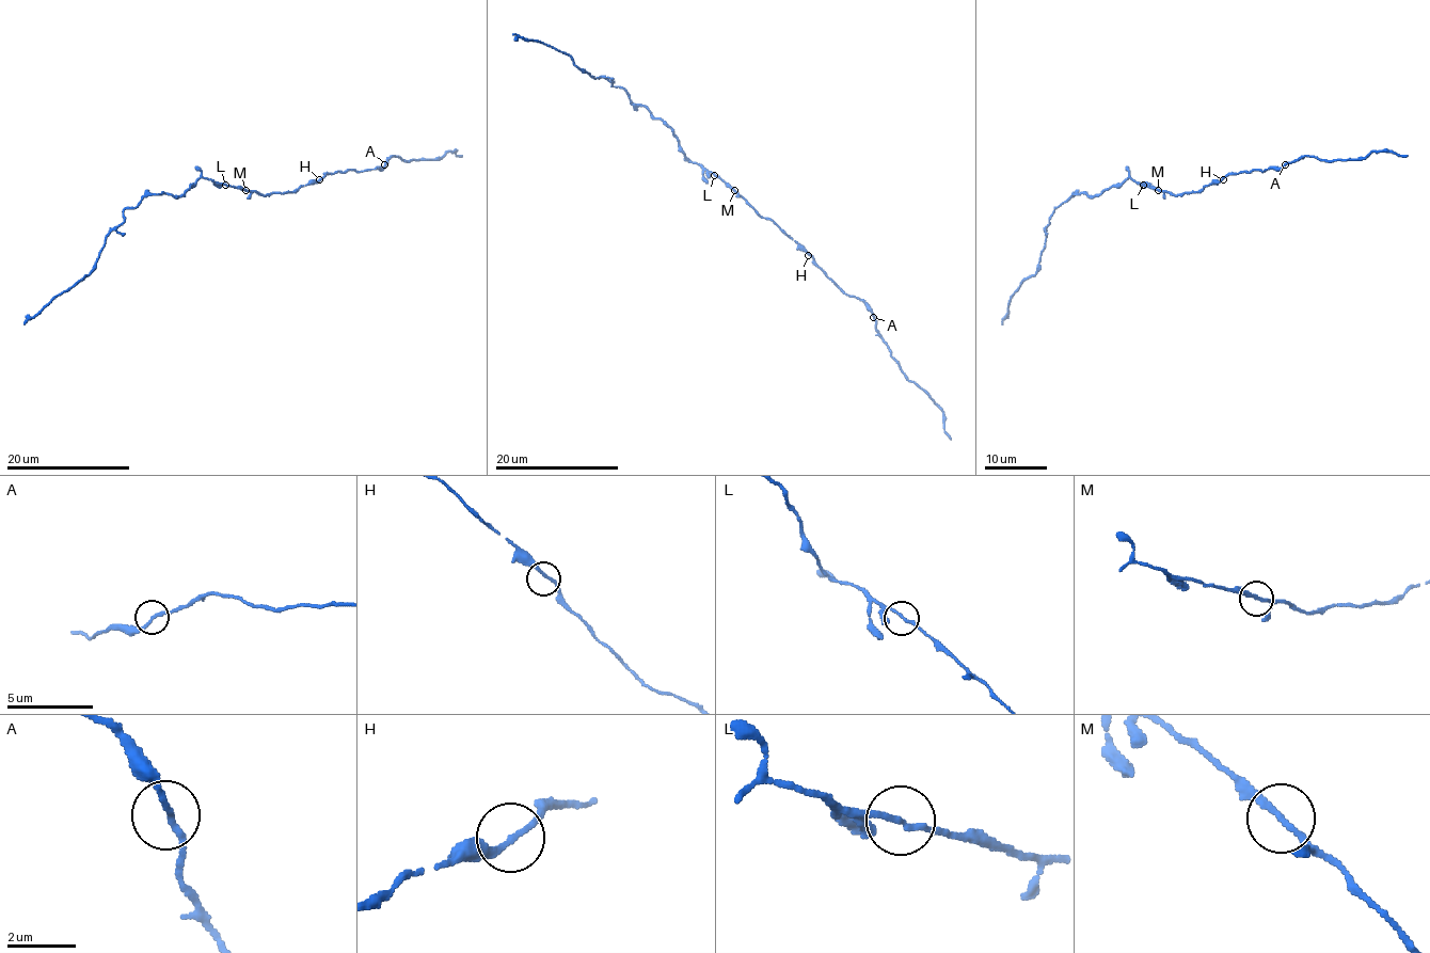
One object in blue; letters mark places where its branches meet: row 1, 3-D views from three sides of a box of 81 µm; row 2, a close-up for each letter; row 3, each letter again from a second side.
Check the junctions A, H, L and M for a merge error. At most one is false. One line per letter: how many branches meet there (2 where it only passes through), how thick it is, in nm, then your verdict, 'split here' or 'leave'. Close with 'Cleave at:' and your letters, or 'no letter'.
A: 2 | 170 nm | leave
H: 2 | 160 nm | leave
L: 2 | 150 nm | leave
M: 2 | 180 nm | leave
Cleave at: no letter

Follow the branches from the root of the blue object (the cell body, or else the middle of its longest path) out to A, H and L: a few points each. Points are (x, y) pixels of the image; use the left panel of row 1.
A: (243, 190), (263, 194), (296, 192), (323, 175), (381, 169), (384, 164)
H: (243, 190), (263, 194), (287, 193), (319, 179)
L: (243, 190), (225, 184)

